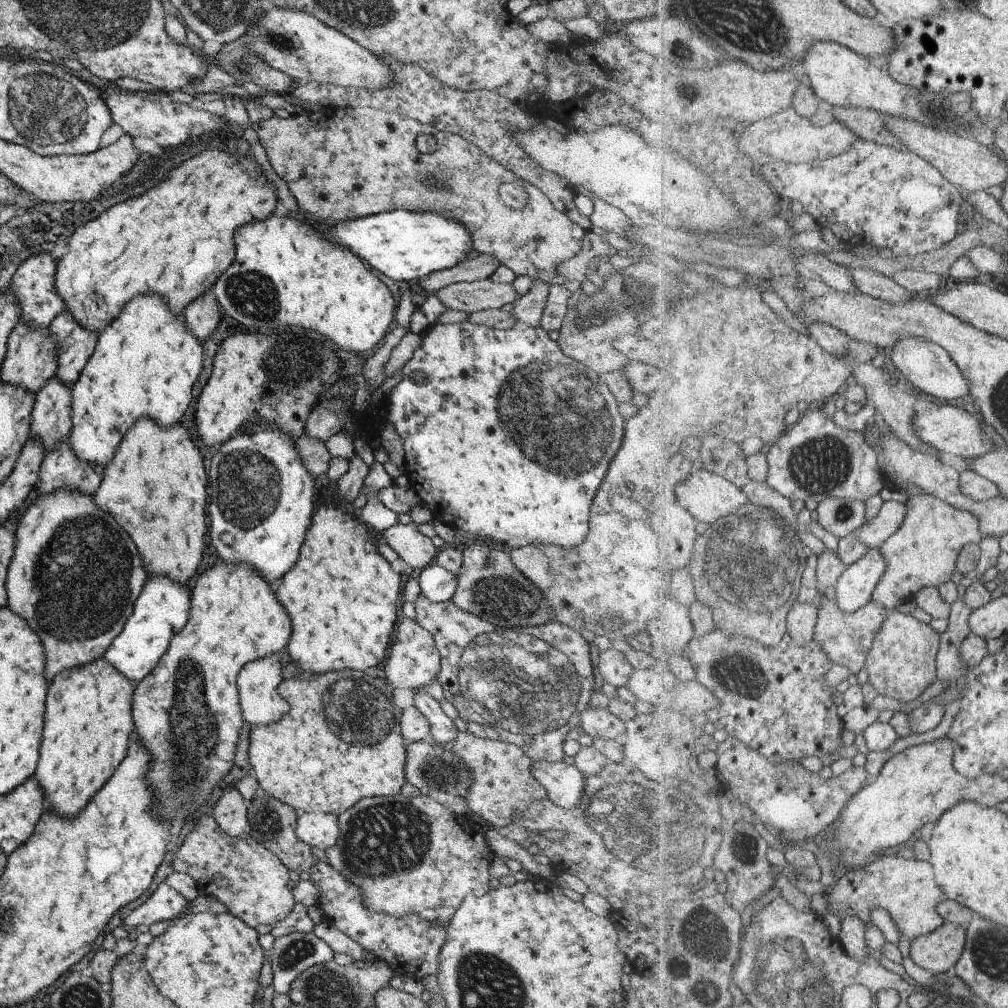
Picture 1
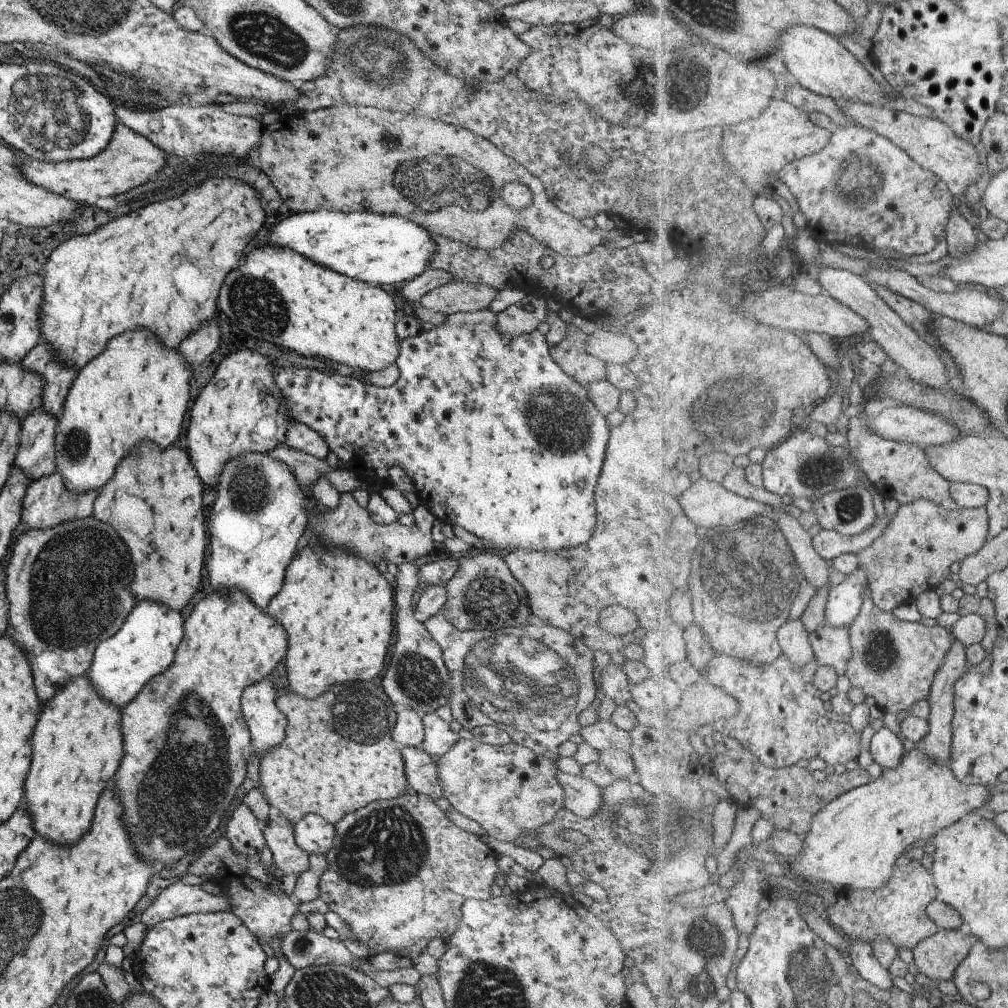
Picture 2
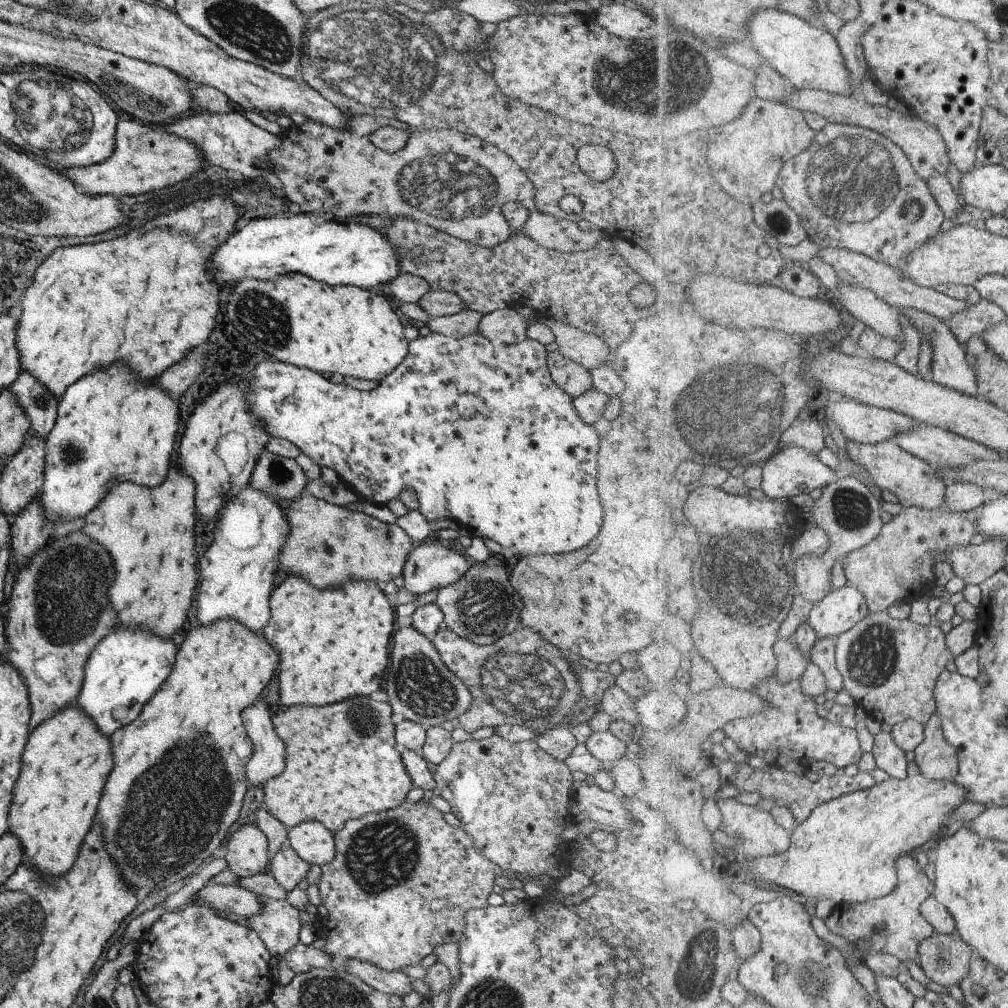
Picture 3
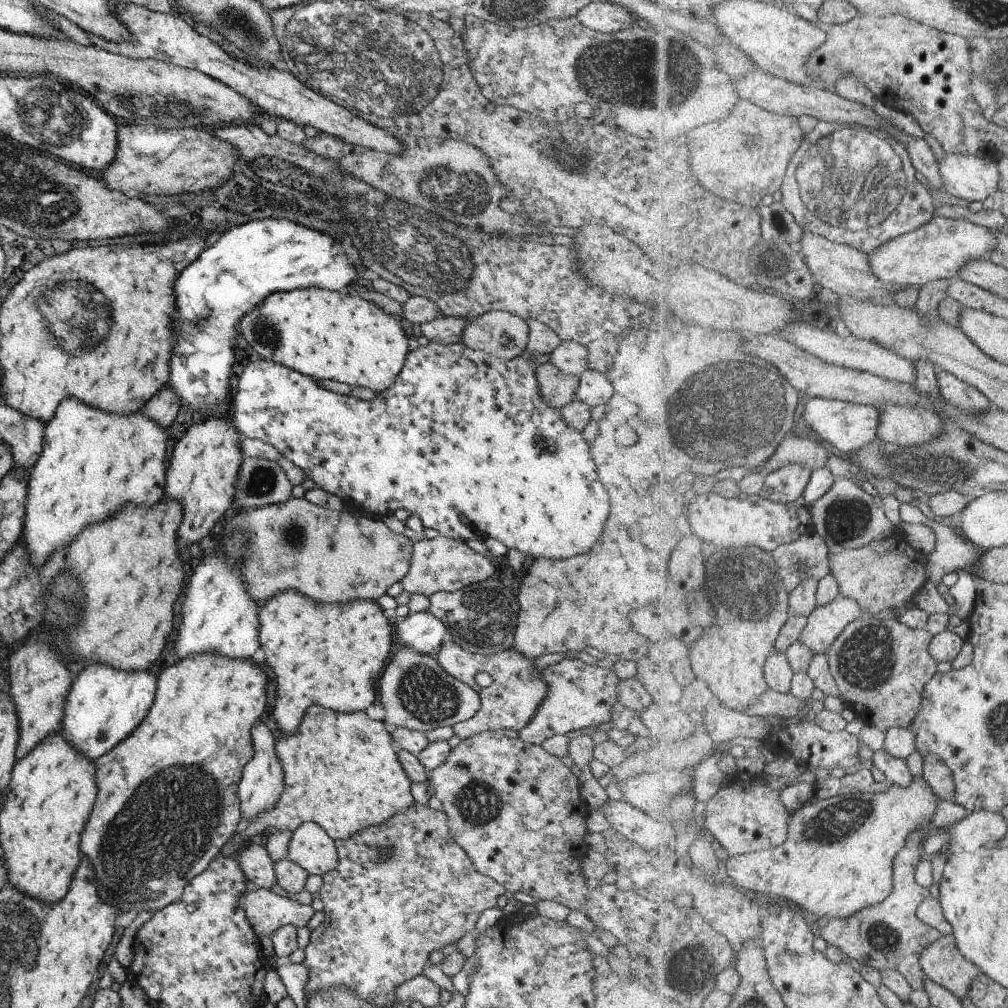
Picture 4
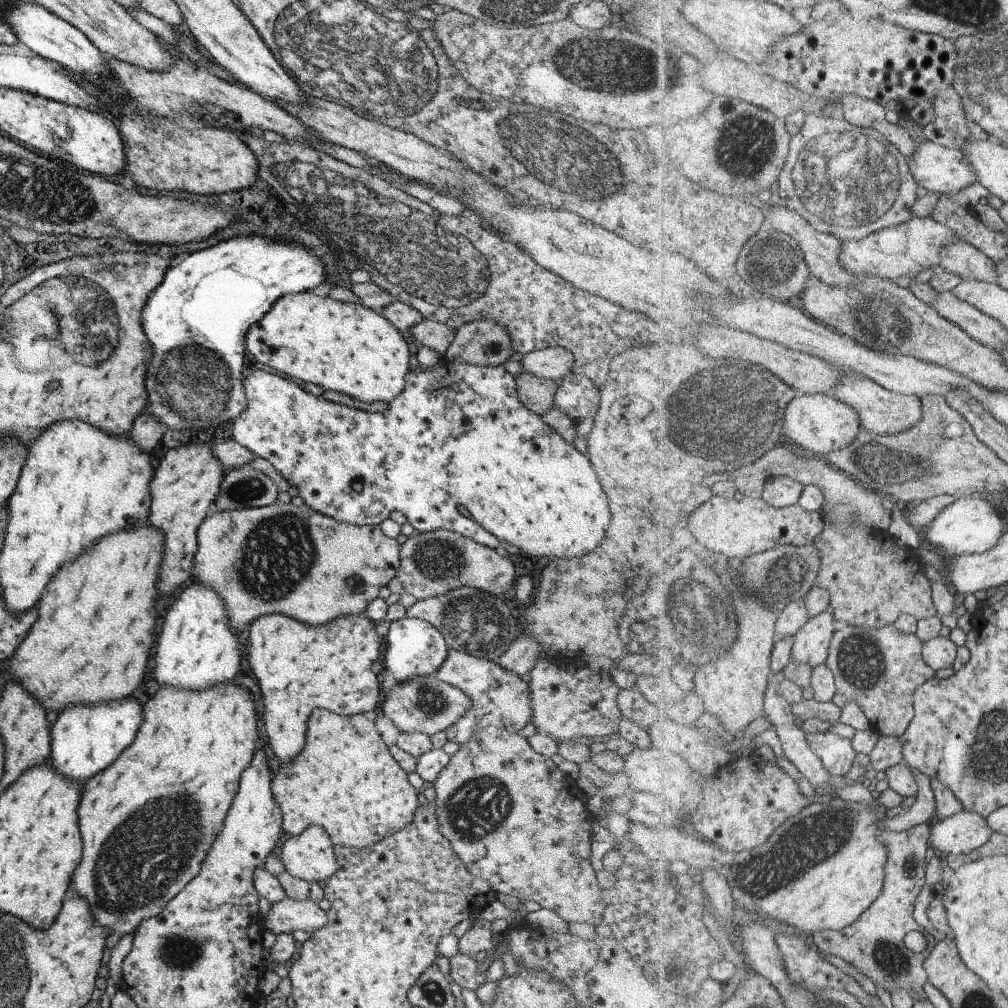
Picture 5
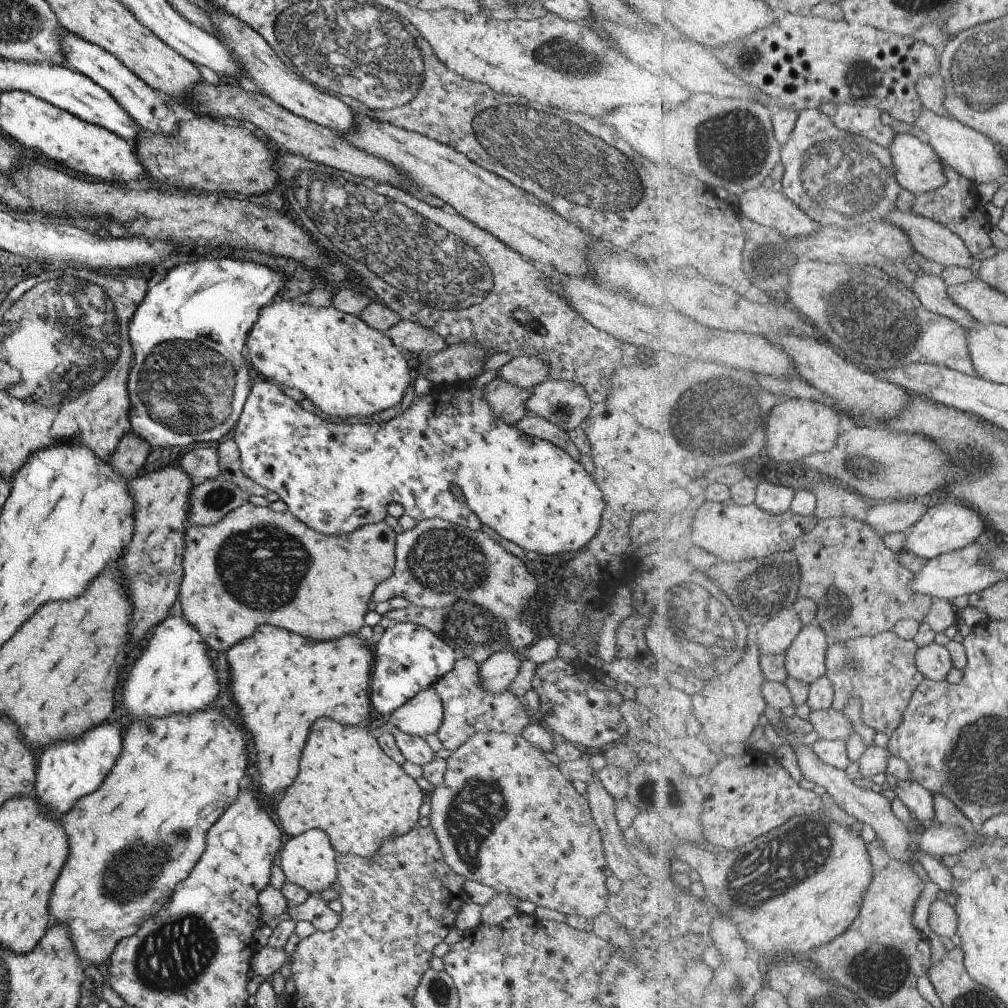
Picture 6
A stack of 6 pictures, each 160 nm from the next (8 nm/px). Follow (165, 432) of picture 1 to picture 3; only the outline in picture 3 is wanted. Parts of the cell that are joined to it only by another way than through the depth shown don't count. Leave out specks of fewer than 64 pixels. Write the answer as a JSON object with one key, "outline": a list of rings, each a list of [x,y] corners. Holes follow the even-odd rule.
{"outline":[[[169,468],[169,474],[167,478],[155,486],[155,488],[145,488],[145,486],[135,486],[133,482],[119,482],[115,484],[109,494],[105,494],[105,498],[101,498],[101,503],[98,503],[93,510],[85,516],[85,526],[83,526],[83,532],[93,538],[95,542],[103,544],[107,548],[107,552],[113,556],[113,564],[115,564],[115,580],[113,580],[113,586],[109,588],[109,600],[111,600],[111,606],[115,608],[117,612],[117,618],[121,620],[123,626],[137,626],[137,632],[139,628],[141,630],[147,630],[149,634],[155,634],[159,638],[171,638],[175,636],[177,630],[184,630],[185,618],[187,616],[187,610],[193,602],[193,590],[195,590],[195,584],[197,584],[198,573],[195,572],[195,540],[193,540],[193,526],[195,526],[195,506],[193,506],[193,492],[195,492],[195,486],[193,486],[193,480],[185,478],[185,474],[181,474],[179,470],[175,468]]]}

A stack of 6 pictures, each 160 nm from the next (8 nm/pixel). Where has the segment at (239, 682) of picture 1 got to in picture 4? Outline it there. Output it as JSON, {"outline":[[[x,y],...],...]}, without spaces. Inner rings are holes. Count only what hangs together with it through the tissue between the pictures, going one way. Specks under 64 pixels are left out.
{"outline":[[[257,720],[250,730],[250,735],[252,738],[253,756],[243,766],[241,778],[236,788],[240,816],[249,822],[253,817],[275,804],[283,786],[283,771],[275,754],[275,739],[271,736],[271,732],[267,730],[265,724]]]}

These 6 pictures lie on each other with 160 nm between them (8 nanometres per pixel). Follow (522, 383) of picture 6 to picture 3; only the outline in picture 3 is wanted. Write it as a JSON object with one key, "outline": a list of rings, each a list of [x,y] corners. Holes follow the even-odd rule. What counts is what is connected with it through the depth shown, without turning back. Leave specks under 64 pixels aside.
{"outline":[[[552,320],[546,321],[546,323],[553,329],[557,351],[561,356],[569,358],[571,362],[575,362],[585,369],[595,368],[603,360],[601,354],[607,354],[605,342],[601,342],[597,336],[586,334],[567,324],[559,325]]]}

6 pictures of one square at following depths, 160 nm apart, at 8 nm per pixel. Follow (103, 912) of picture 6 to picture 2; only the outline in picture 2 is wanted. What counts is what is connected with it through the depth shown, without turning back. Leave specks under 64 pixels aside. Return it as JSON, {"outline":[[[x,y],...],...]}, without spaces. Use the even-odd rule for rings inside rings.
{"outline":[[[229,589],[227,593],[218,593],[217,591],[205,594],[201,600],[193,605],[189,615],[182,622],[183,636],[175,649],[173,660],[170,666],[161,672],[152,676],[141,687],[141,690],[125,705],[120,712],[120,731],[123,736],[123,750],[125,756],[119,764],[119,770],[115,774],[115,790],[123,802],[123,822],[125,828],[129,830],[133,838],[134,849],[140,859],[161,860],[163,864],[174,864],[185,854],[209,844],[209,836],[219,826],[221,816],[227,812],[235,788],[243,782],[245,774],[245,765],[249,755],[253,750],[250,745],[250,734],[247,730],[244,718],[241,714],[240,696],[241,691],[252,682],[267,677],[277,662],[281,661],[286,653],[287,633],[283,627],[274,621],[265,611],[262,611],[250,598],[239,589]]]}

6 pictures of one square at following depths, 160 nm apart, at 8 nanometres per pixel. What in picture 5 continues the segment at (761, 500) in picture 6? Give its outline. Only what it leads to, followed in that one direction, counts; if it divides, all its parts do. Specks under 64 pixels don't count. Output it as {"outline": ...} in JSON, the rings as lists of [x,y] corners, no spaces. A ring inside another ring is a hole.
{"outline":[[[787,476],[775,477],[766,481],[762,498],[774,507],[791,506],[800,502],[804,485]]]}

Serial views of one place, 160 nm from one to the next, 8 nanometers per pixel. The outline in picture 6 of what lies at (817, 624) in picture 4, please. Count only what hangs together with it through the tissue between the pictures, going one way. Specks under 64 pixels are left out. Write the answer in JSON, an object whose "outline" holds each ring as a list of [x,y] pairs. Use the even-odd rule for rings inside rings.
{"outline":[[[816,622],[804,626],[786,653],[786,668],[789,677],[813,684],[826,675],[826,651],[829,637]]]}

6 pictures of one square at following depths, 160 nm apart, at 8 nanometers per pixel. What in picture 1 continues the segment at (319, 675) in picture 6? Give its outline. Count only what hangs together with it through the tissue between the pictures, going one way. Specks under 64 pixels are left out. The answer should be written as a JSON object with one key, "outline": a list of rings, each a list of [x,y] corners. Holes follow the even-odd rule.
{"outline":[[[331,494],[332,501],[325,497],[320,498],[320,503],[317,509],[312,514],[311,522],[306,530],[304,541],[301,543],[301,548],[298,552],[297,560],[290,566],[290,569],[279,578],[279,582],[274,585],[274,593],[277,600],[281,602],[281,606],[286,610],[291,618],[289,642],[284,646],[287,648],[287,654],[292,658],[293,663],[301,675],[315,673],[323,674],[329,670],[337,670],[337,668],[353,668],[353,670],[365,670],[369,666],[379,664],[385,658],[385,650],[389,646],[389,638],[393,632],[393,624],[397,618],[397,598],[399,598],[399,590],[401,590],[401,582],[399,581],[399,574],[395,573],[389,563],[377,551],[375,547],[375,539],[377,536],[358,520],[356,514],[351,509],[345,510],[338,506],[336,494]]]}

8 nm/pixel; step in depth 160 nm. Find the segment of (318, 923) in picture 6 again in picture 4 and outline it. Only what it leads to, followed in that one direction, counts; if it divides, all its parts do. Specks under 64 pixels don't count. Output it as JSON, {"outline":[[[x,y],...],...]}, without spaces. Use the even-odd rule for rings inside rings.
{"outline":[[[245,889],[236,903],[259,939],[283,925],[305,926],[314,913],[310,905],[301,905],[267,889]]]}

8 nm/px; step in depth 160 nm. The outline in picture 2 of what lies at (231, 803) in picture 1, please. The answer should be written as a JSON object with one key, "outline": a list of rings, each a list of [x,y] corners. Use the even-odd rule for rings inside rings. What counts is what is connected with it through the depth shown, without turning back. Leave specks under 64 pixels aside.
{"outline":[[[239,803],[231,812],[225,826],[225,836],[232,849],[240,855],[251,856],[261,852],[265,841],[261,823],[245,803]]]}

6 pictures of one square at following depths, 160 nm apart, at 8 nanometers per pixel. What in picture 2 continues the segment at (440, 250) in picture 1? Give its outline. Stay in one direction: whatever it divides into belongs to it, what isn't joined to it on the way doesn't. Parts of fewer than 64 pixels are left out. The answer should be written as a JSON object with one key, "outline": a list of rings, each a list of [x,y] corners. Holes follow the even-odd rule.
{"outline":[[[309,211],[302,213],[286,213],[279,218],[279,224],[268,236],[266,243],[294,250],[321,265],[346,277],[368,282],[371,286],[385,284],[400,285],[419,276],[428,266],[435,250],[432,235],[421,225],[399,215],[382,215],[367,211],[342,213],[339,211]]]}

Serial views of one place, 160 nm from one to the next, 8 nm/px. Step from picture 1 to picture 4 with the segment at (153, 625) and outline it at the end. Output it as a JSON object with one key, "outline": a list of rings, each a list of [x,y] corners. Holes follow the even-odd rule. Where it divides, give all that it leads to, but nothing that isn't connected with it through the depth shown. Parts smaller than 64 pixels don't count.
{"outline":[[[89,662],[77,674],[64,702],[61,734],[66,741],[94,761],[127,736],[147,714],[156,691],[156,677],[142,671],[115,670],[111,666]]]}

